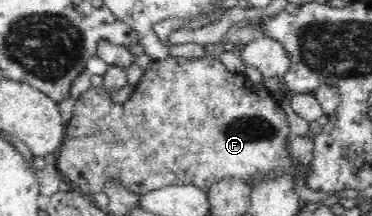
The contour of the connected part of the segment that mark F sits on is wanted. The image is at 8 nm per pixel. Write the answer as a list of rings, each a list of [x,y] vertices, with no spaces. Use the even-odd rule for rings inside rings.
[[[169,54],[164,59],[154,60],[149,68],[143,70],[142,77],[135,85],[132,95],[124,102],[124,105],[113,103],[103,85],[92,85],[87,91],[83,92],[77,99],[71,120],[66,124],[65,139],[56,153],[55,165],[59,173],[68,178],[71,190],[82,192],[89,197],[102,191],[108,180],[118,180],[124,188],[128,189],[128,192],[139,195],[174,184],[194,185],[207,192],[213,184],[220,182],[222,179],[236,178],[247,181],[249,178],[253,178],[258,181],[274,178],[284,173],[290,173],[292,180],[295,181],[295,178],[298,178],[298,171],[294,171],[296,165],[292,163],[292,159],[289,157],[290,153],[288,153],[289,132],[290,127],[286,121],[284,110],[280,105],[278,106],[278,102],[263,83],[253,83],[245,73],[228,71],[226,65],[214,57],[186,58]]]

